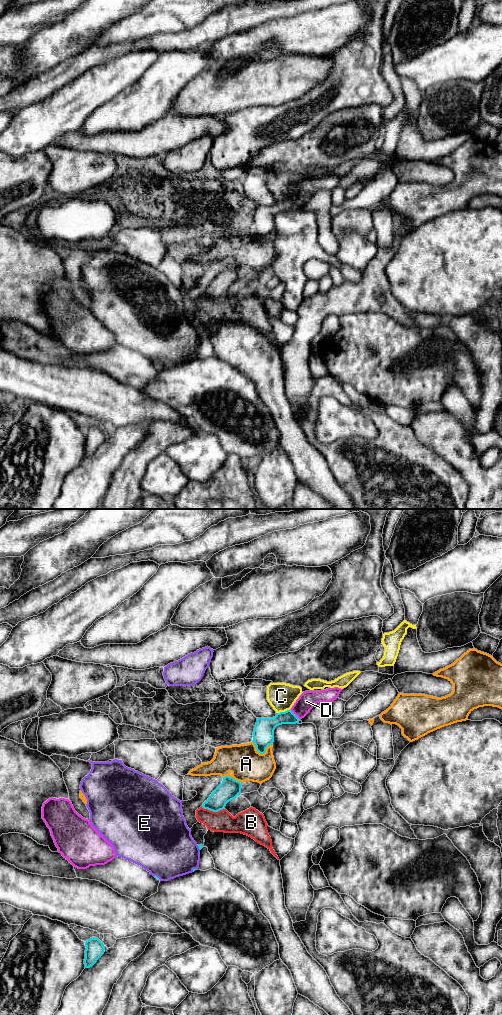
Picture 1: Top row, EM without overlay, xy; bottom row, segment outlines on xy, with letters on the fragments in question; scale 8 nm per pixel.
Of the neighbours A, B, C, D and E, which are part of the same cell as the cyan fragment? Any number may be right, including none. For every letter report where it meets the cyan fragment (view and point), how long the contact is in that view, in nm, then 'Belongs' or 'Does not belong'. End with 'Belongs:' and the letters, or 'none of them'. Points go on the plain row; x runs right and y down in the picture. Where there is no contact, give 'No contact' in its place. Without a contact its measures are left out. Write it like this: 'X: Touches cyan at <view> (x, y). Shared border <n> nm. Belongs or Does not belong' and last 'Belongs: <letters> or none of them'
A: Touches cyan at xy (261, 241). Shared border 170 nm. Does not belong
B: Touches cyan at xy (213, 299). Shared border 190 nm. Does not belong
C: Touches cyan at xy (283, 200). Shared border 130 nm. Does not belong
D: Touches cyan at xy (294, 202). Shared border 120 nm. Does not belong
E: Touches cyan at xy (194, 357). Shared border 50 nm. Does not belong
Belongs: none of them

